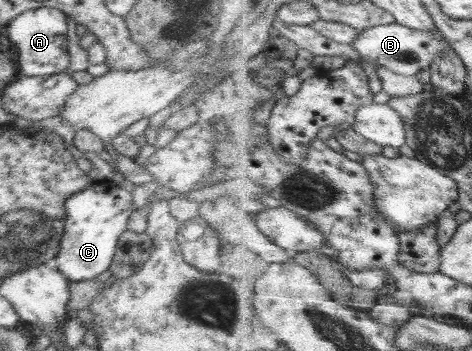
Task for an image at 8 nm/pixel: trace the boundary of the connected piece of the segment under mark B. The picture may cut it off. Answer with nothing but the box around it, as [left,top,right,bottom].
[352,22,456,76]

